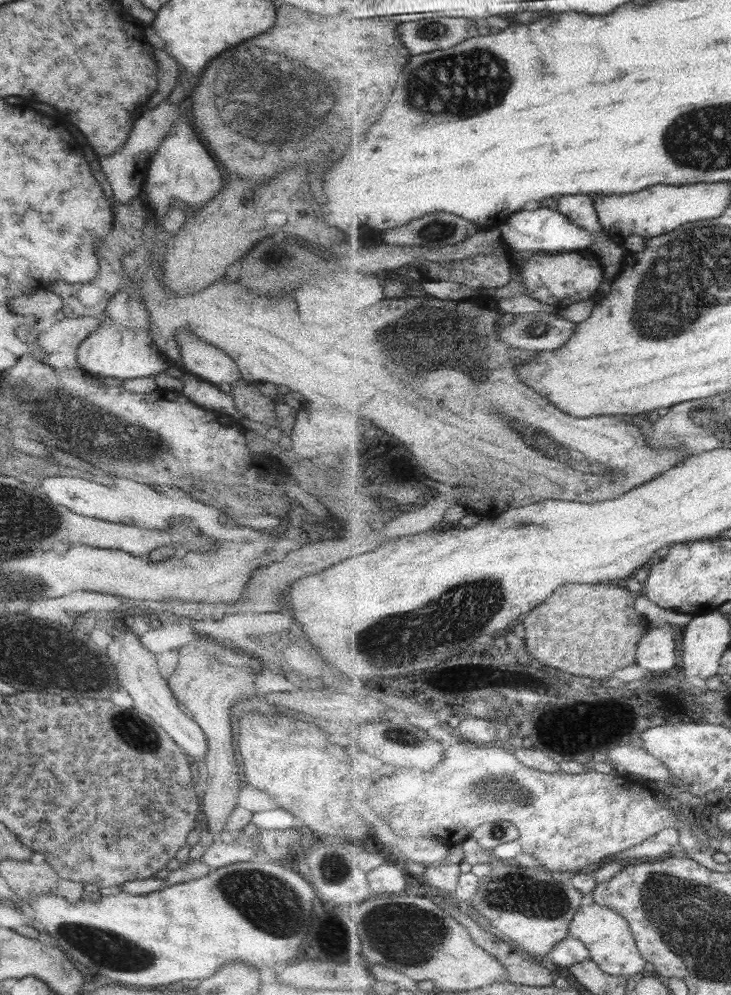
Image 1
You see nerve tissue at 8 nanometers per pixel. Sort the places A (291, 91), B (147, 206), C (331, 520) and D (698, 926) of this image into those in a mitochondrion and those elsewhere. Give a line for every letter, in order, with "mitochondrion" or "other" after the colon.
A: mitochondrion
B: other
C: other
D: mitochondrion

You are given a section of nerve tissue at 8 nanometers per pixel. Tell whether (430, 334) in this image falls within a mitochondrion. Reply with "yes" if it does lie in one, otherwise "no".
yes

